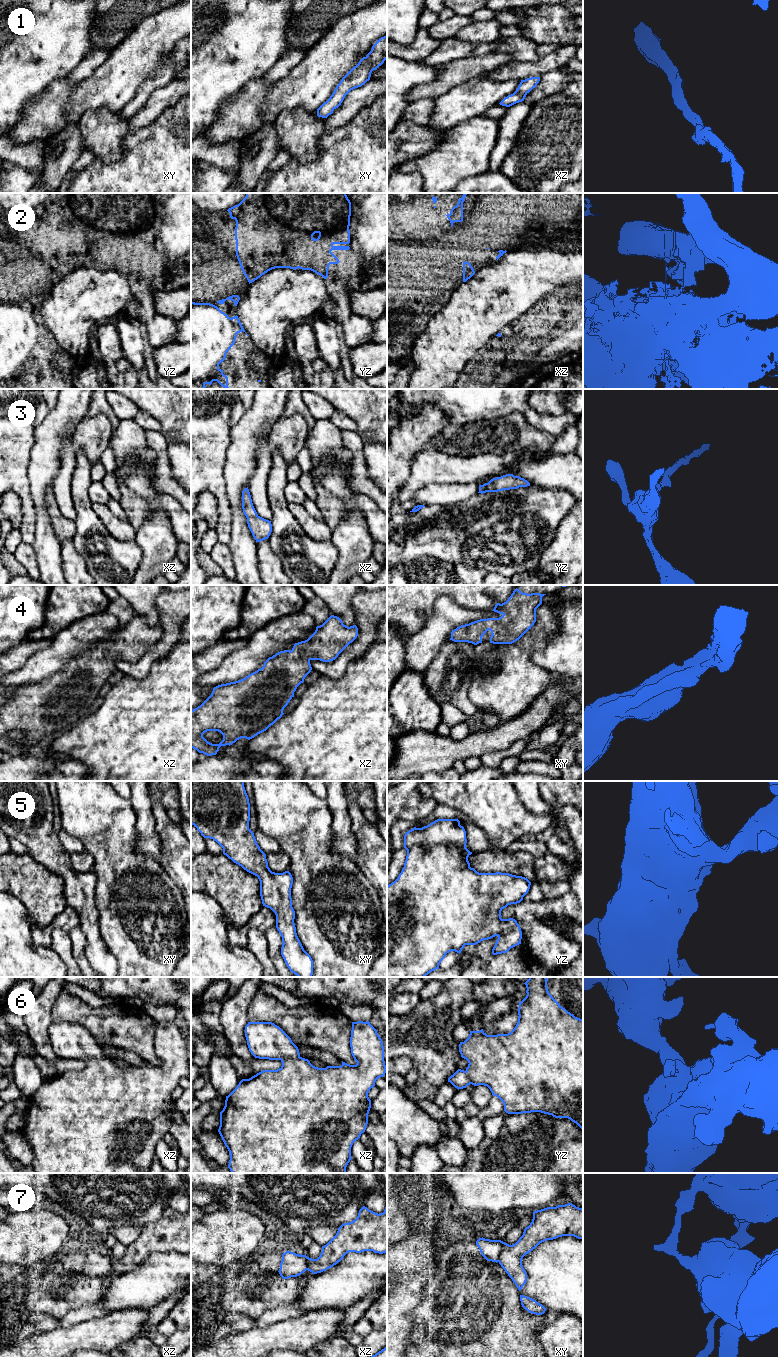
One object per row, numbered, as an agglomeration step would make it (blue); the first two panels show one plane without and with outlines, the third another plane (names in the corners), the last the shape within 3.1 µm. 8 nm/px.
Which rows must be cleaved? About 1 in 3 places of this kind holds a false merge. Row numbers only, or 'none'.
2, 7

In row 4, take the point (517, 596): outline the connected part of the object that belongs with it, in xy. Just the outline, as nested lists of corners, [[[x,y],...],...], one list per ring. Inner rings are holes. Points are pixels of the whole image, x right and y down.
[[[516,588],[506,602],[497,603],[492,610],[501,614],[501,617],[461,625],[452,630],[450,640],[477,645],[482,643],[483,635],[490,630],[490,643],[512,644],[536,622],[536,609],[542,604],[544,595],[546,594],[527,594]]]

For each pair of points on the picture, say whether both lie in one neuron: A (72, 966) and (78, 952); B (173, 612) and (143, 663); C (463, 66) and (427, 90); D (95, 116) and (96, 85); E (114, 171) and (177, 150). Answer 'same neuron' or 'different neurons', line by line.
A: different neurons
B: same neuron
C: same neuron
D: different neurons
E: same neuron

